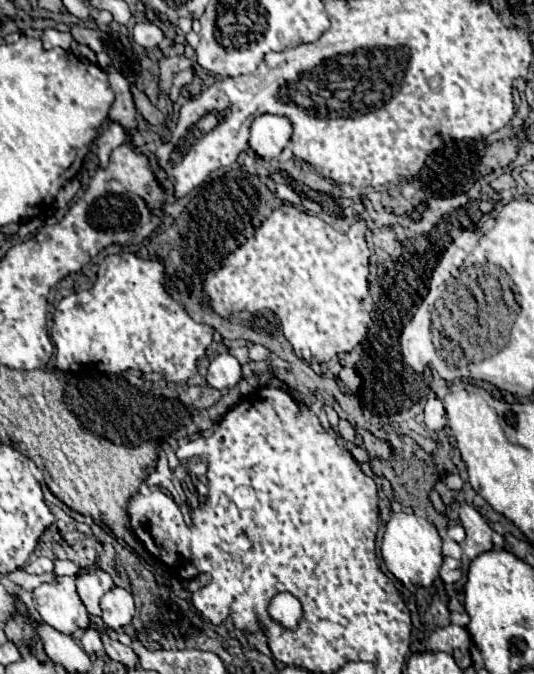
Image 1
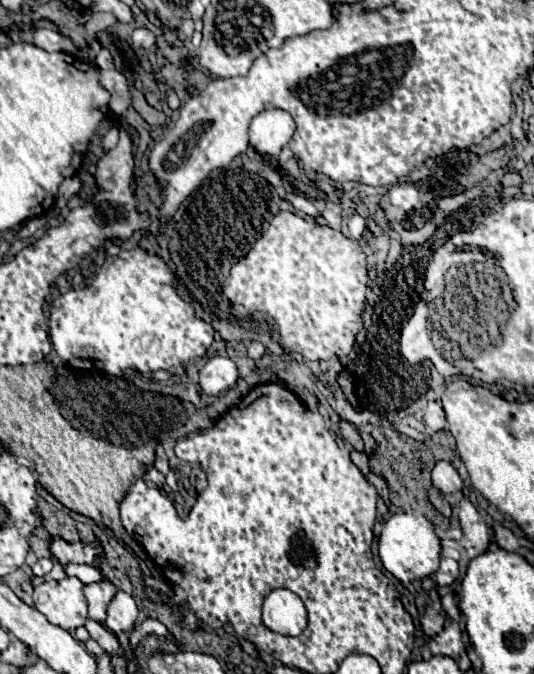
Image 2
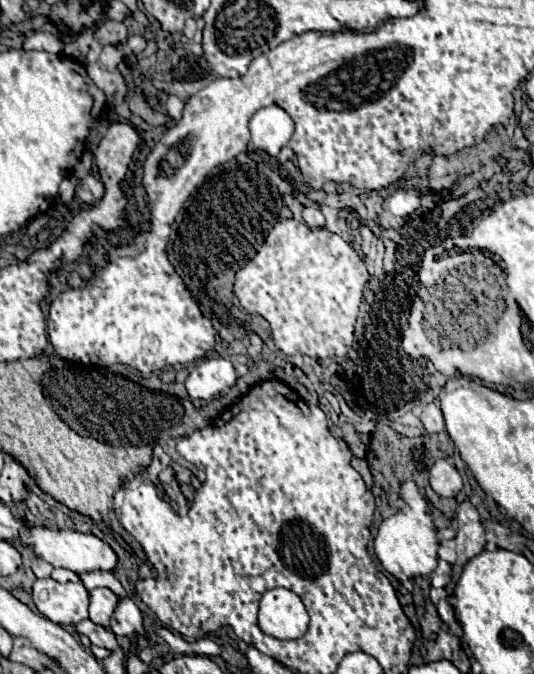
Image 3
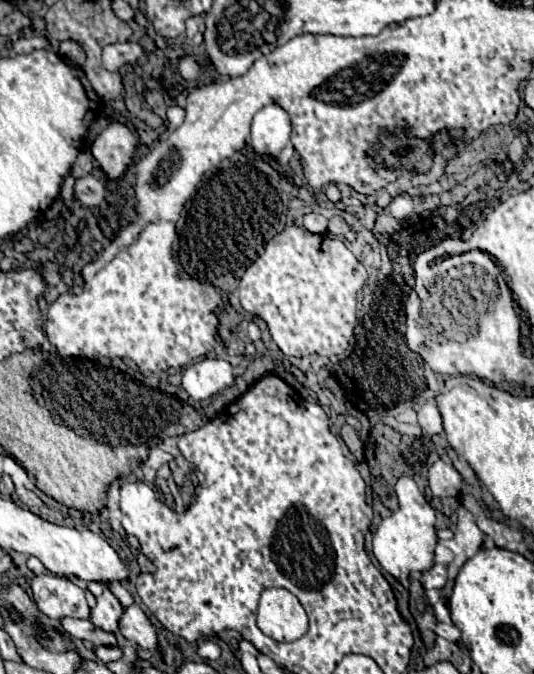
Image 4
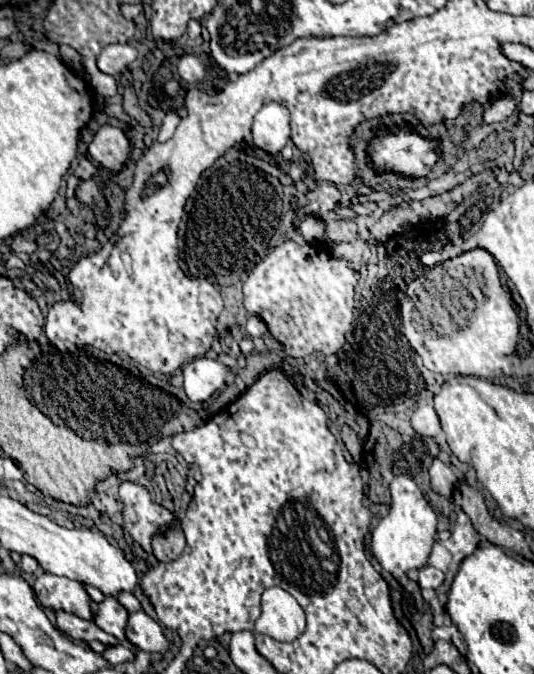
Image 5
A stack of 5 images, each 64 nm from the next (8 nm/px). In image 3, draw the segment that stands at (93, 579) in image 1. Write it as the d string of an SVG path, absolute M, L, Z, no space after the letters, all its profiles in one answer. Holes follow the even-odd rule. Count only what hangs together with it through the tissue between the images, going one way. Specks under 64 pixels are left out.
M94 588L90 590L88 596L90 596L90 620L106 628L116 608L118 596L110 588Z

